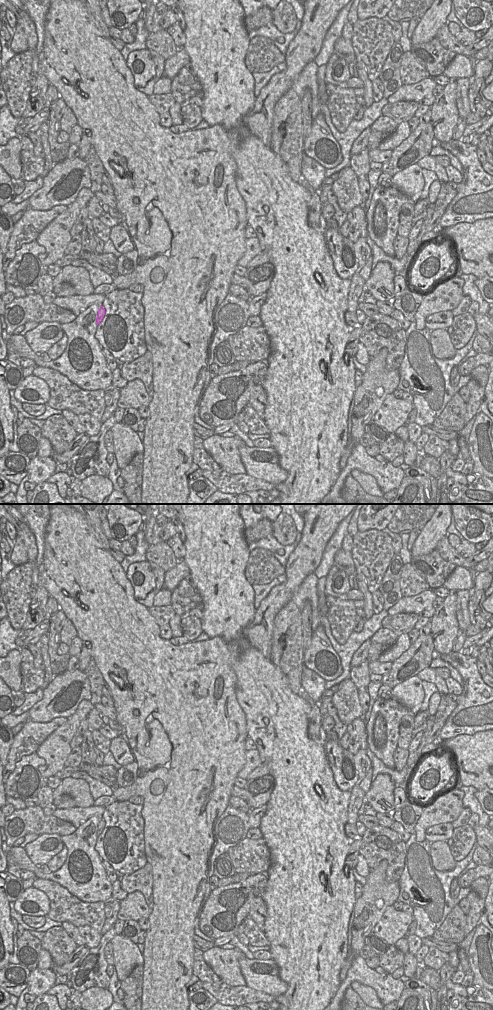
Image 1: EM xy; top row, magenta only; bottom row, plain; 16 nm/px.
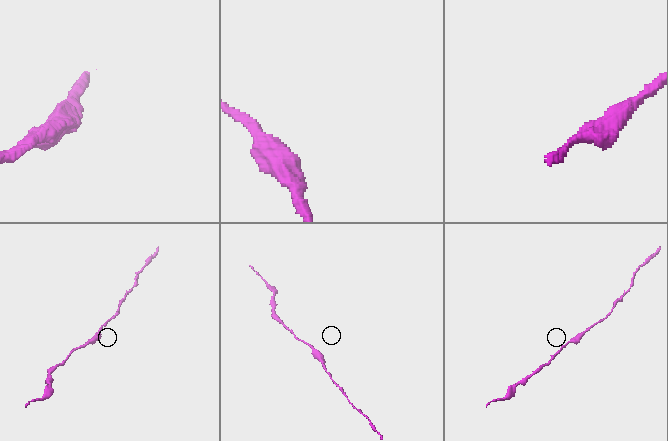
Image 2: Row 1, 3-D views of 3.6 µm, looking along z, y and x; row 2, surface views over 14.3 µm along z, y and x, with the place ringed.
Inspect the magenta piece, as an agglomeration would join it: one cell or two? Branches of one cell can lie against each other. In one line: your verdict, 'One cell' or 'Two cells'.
One cell

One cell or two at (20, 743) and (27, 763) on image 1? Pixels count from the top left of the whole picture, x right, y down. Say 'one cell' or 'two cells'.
two cells

